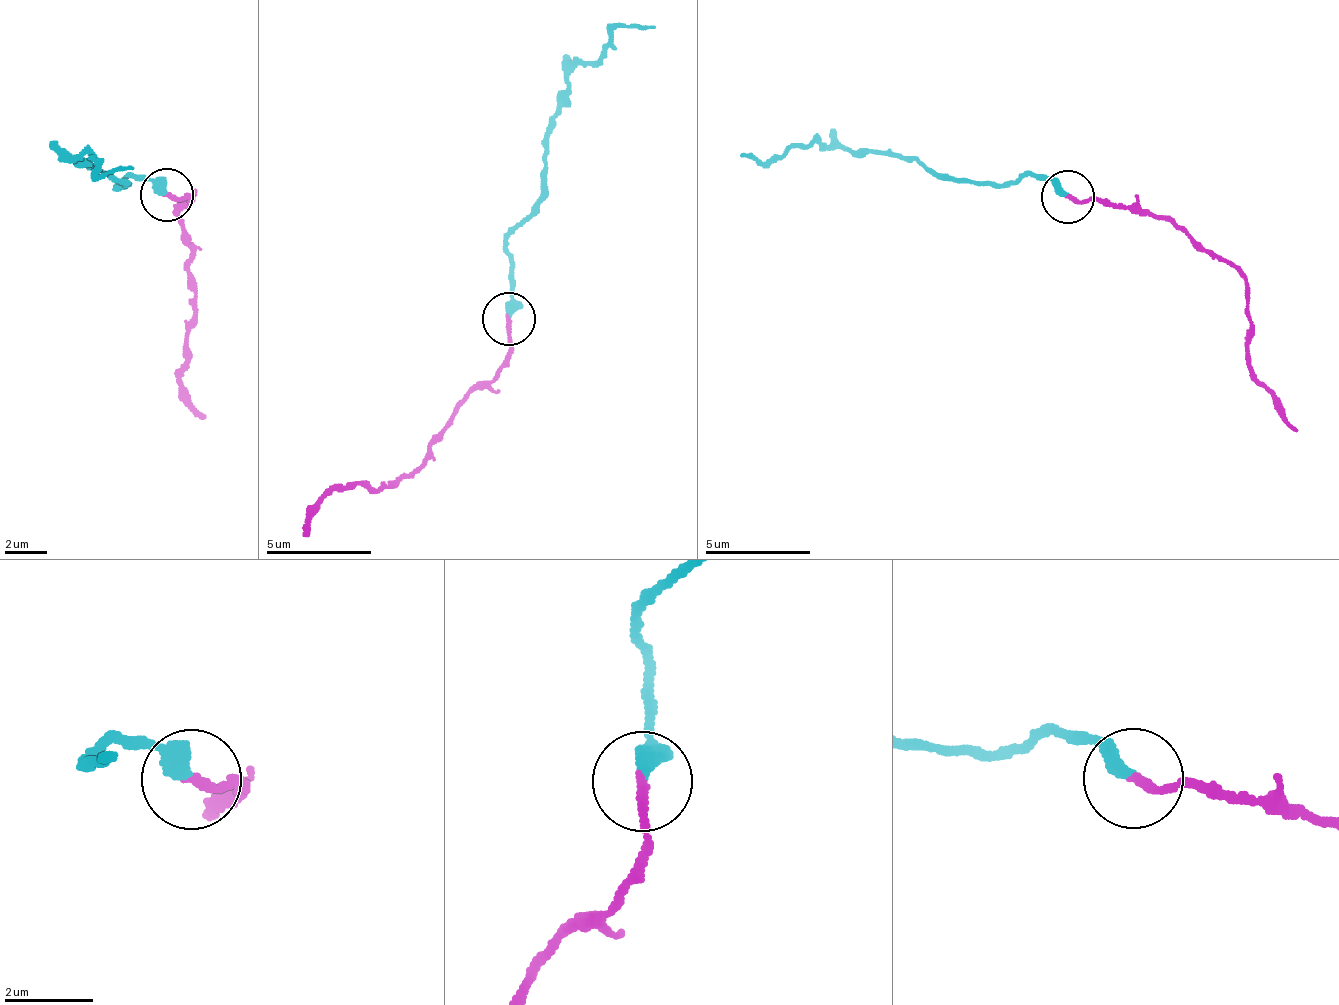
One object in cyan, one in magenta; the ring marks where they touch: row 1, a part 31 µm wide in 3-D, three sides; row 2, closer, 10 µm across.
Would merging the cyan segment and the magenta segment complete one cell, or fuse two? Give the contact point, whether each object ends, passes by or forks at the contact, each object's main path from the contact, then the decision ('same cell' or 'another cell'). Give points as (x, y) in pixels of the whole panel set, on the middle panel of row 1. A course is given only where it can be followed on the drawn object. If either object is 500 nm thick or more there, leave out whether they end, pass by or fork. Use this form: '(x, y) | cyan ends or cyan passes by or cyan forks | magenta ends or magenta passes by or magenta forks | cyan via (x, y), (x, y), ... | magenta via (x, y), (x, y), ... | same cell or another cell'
(508, 318) | cyan ends | magenta ends | cyan via (510, 317), (507, 237), (544, 195), (545, 131), (564, 78), (607, 48), (616, 27), (655, 28) | magenta via (510, 317), (507, 365), (463, 407), (430, 455), (378, 488), (342, 485), (320, 501), (309, 534) | another cell

